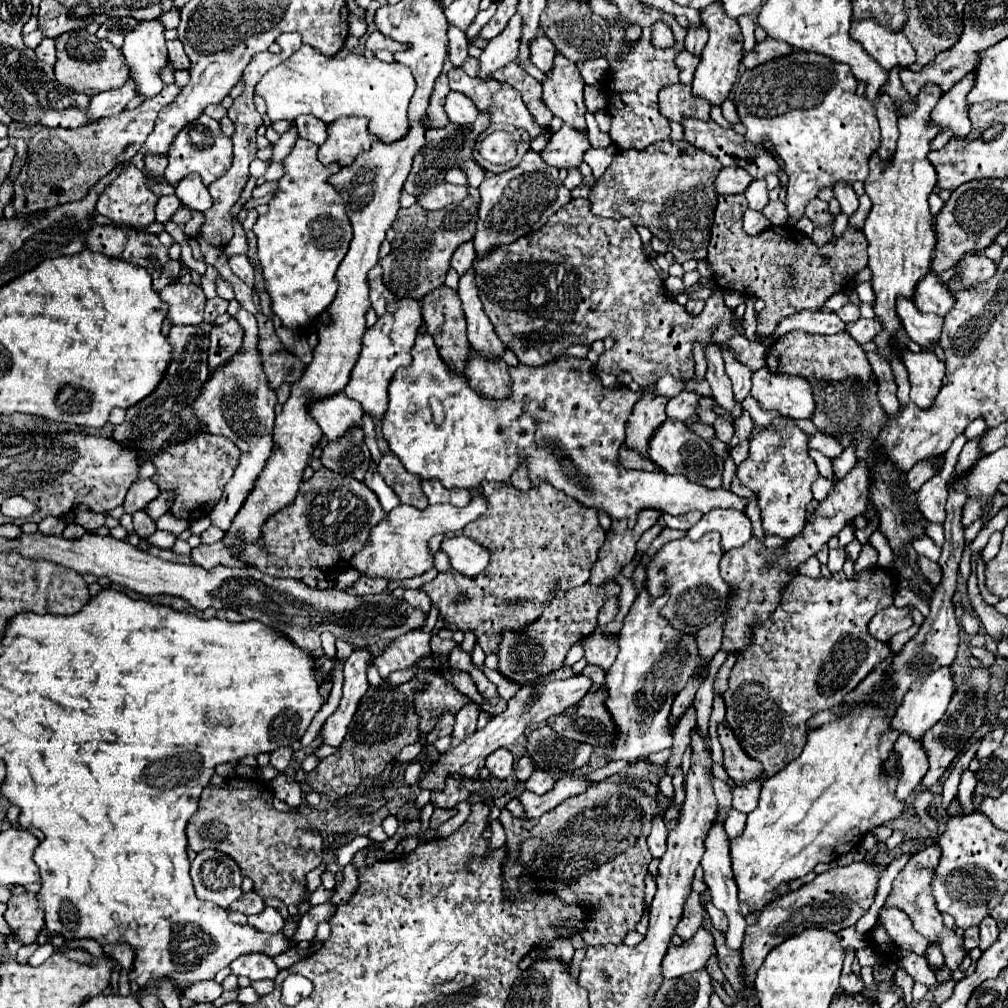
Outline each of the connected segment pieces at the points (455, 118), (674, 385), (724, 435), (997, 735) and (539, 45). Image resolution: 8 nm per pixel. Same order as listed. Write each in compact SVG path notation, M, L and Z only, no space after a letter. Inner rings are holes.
M451 91L445 99L445 113L447 113L449 121L455 125L469 125L479 115L473 101L469 97L465 97L463 93L455 93L455 91Z
M665 375L663 379L661 379L661 391L659 391L659 387L655 389L655 393L659 393L659 395L665 395L665 397L675 397L677 393L681 393L683 391L683 381L677 381L677 379L673 379L673 377L669 377L669 375Z
M717 417L717 419L715 419L713 429L715 429L715 437L717 437L719 441L723 441L723 443L731 441L731 437L733 437L733 433L735 433L733 423L727 423L727 421L725 421L725 419L721 419L721 417Z
M1001 725L995 727L993 731L989 731L987 735L983 735L979 741L979 749L975 753L975 759L989 757L997 749L997 745L1001 745L1001 739L1003 739L1003 727Z
M539 35L539 37L535 37L535 41L529 43L529 53L531 53L531 61L537 69L541 69L543 73L547 73L551 69L553 57L555 57L555 47L545 35Z

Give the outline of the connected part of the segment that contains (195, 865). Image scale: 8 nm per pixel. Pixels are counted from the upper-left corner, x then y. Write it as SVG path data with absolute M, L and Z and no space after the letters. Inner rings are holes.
M205 849L191 863L191 879L195 893L203 901L211 901L221 909L229 909L241 897L241 869L239 865L215 849Z

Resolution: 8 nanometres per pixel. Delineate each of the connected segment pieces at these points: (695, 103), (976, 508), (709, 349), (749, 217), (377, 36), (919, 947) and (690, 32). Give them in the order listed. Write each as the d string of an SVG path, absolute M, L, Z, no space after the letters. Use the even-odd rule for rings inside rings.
M669 85L669 89L661 89L659 109L669 121L683 123L685 117L693 119L709 119L709 103L705 99L697 99L691 95L691 85Z
M969 499L965 503L965 509L963 509L963 525L969 527L977 517L981 517L981 501Z
M709 341L709 345L705 345L705 355L707 355L707 361L709 361L709 367L707 367L707 381L713 389L713 397L715 401L725 407L733 417L739 417L743 407L733 399L733 391L731 391L731 381L729 377L725 375L725 363L721 361L721 345L713 345Z
M747 209L745 211L745 217L743 217L743 229L749 233L749 235L757 235L761 231L765 231L771 223L759 213L759 211L753 211L753 209Z
M375 31L375 33L371 33L367 37L367 49L371 49L371 51L387 49L391 53L397 53L397 51L405 51L405 45L401 45L401 43L389 39L389 37L385 37L381 31Z
M883 907L879 911L877 921L889 933L891 941L895 941L895 945L899 949L907 949L907 951L913 951L917 955L925 955L929 941L915 933L909 917L905 913L901 913L897 907Z
M701 23L699 27L689 27L687 29L687 37L685 37L685 49L693 55L701 55L703 47L707 43L707 29Z

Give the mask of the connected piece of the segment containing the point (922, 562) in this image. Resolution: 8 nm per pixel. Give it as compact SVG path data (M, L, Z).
M917 557L917 565L919 565L919 571L925 575L925 579L931 583L931 585L937 585L941 581L941 567L927 559L927 557Z

